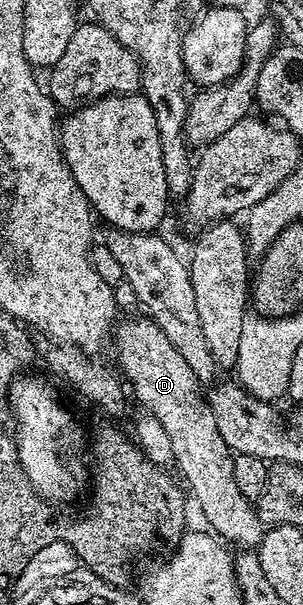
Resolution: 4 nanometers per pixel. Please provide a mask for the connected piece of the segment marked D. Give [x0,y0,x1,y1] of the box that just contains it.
[110,314,266,549]

